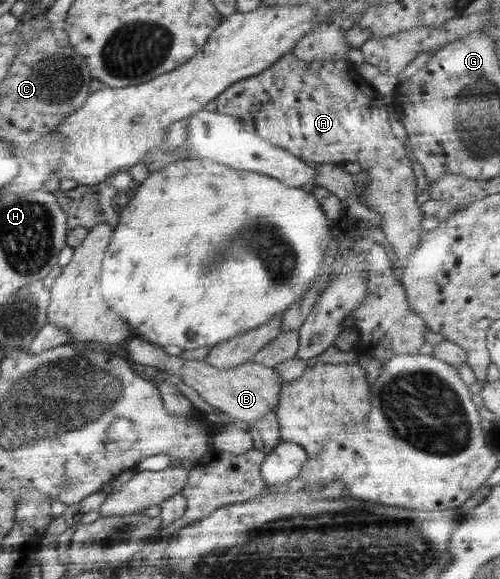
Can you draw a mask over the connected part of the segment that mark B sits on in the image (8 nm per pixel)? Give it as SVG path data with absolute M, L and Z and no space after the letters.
M140 336L127 340L127 351L136 365L151 365L169 376L177 375L181 381L195 389L203 401L241 424L255 423L279 407L279 392L285 381L273 368L260 363L251 361L234 368L221 369L209 365L205 360L184 360L181 356L169 355L160 346L151 344Z

